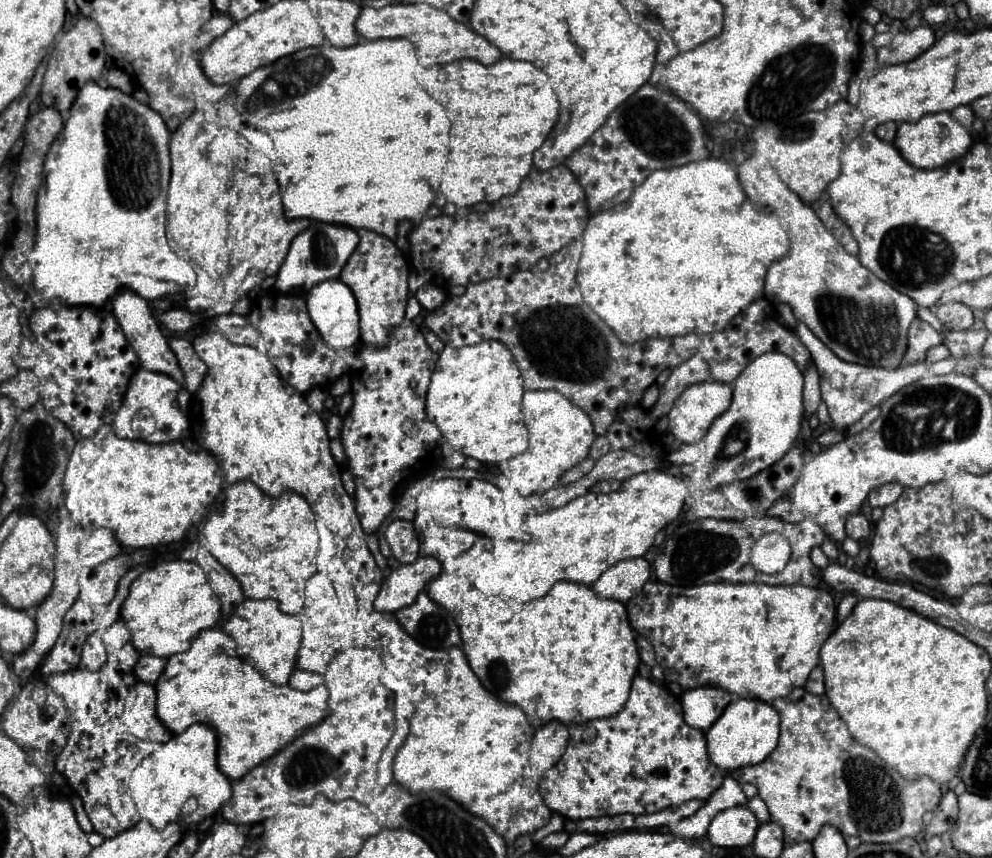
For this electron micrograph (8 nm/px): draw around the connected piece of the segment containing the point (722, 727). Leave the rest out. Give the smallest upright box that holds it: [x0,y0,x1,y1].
[706,699,780,769]

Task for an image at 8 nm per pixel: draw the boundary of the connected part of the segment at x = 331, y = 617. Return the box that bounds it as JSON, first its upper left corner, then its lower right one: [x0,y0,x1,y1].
[298,573,348,673]

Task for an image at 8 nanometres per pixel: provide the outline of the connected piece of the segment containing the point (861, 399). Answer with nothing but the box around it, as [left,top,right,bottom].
[798,325,928,429]

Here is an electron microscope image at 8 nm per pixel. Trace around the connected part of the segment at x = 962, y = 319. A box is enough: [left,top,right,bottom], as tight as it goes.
[936,303,974,329]

